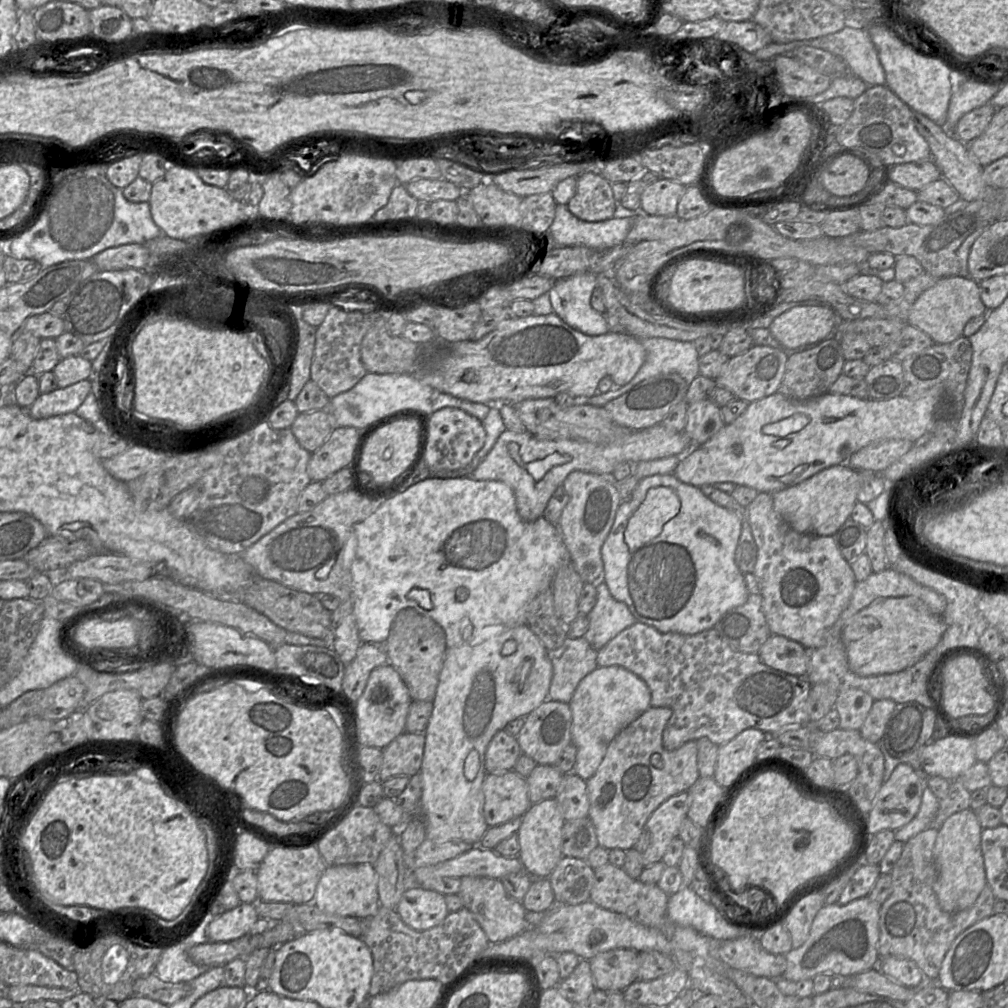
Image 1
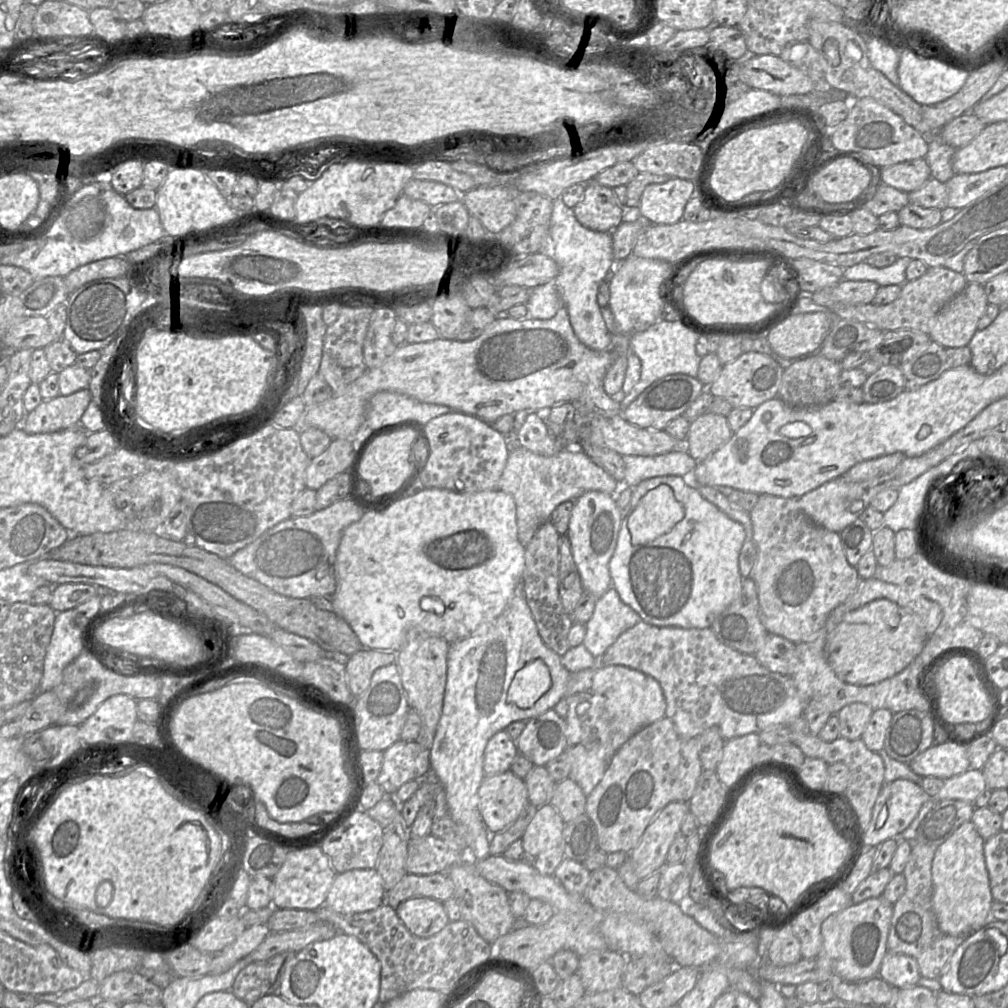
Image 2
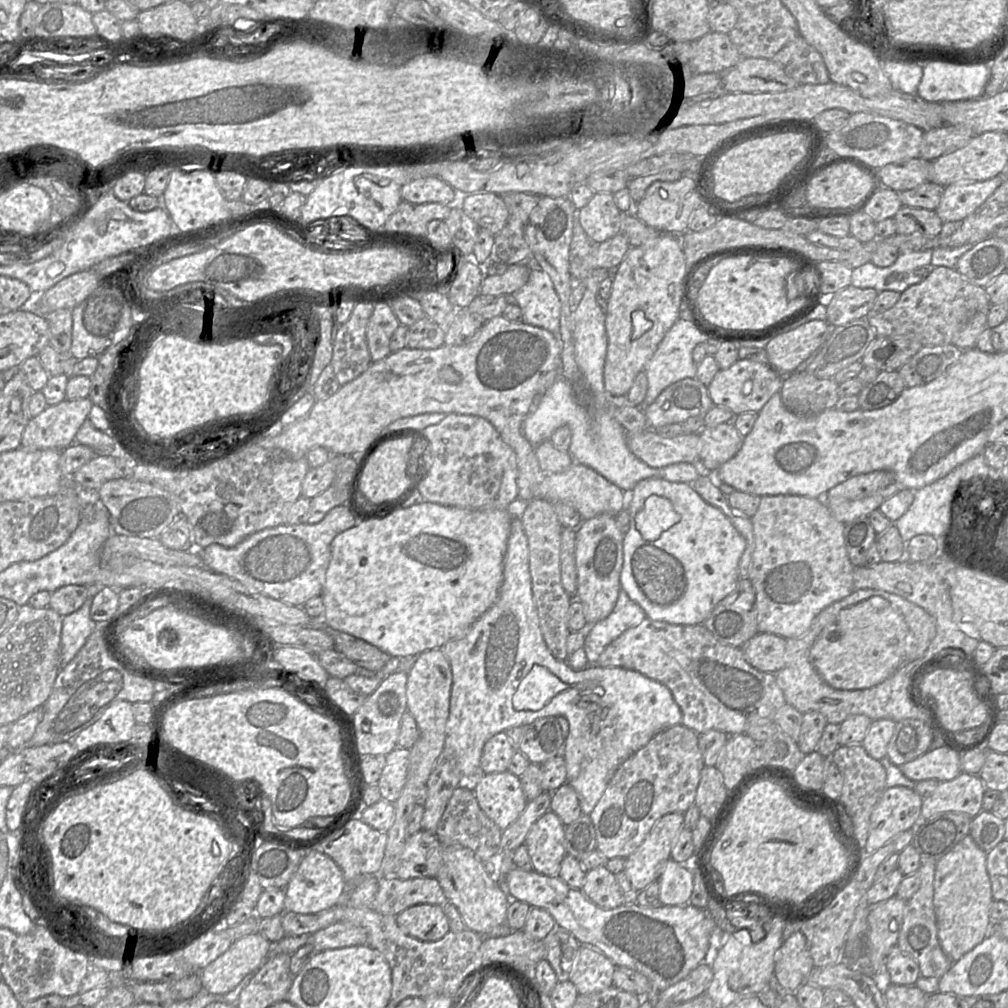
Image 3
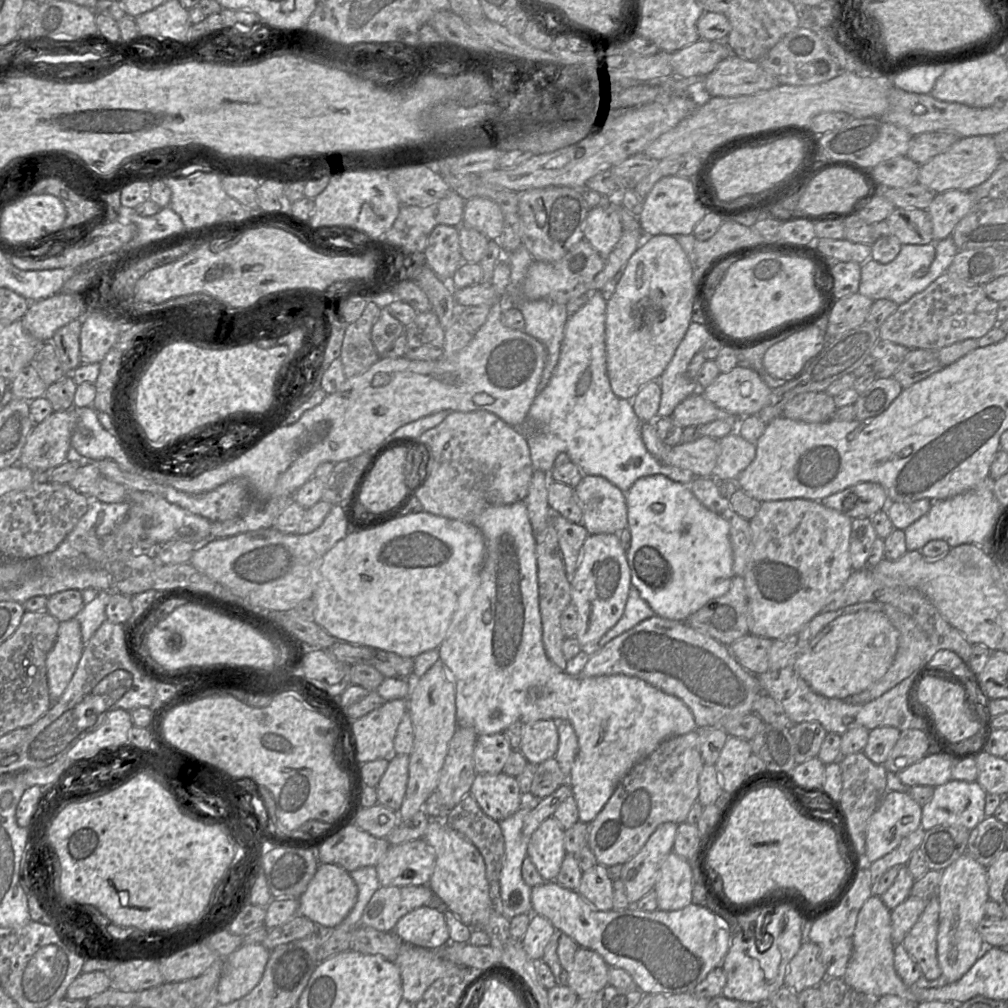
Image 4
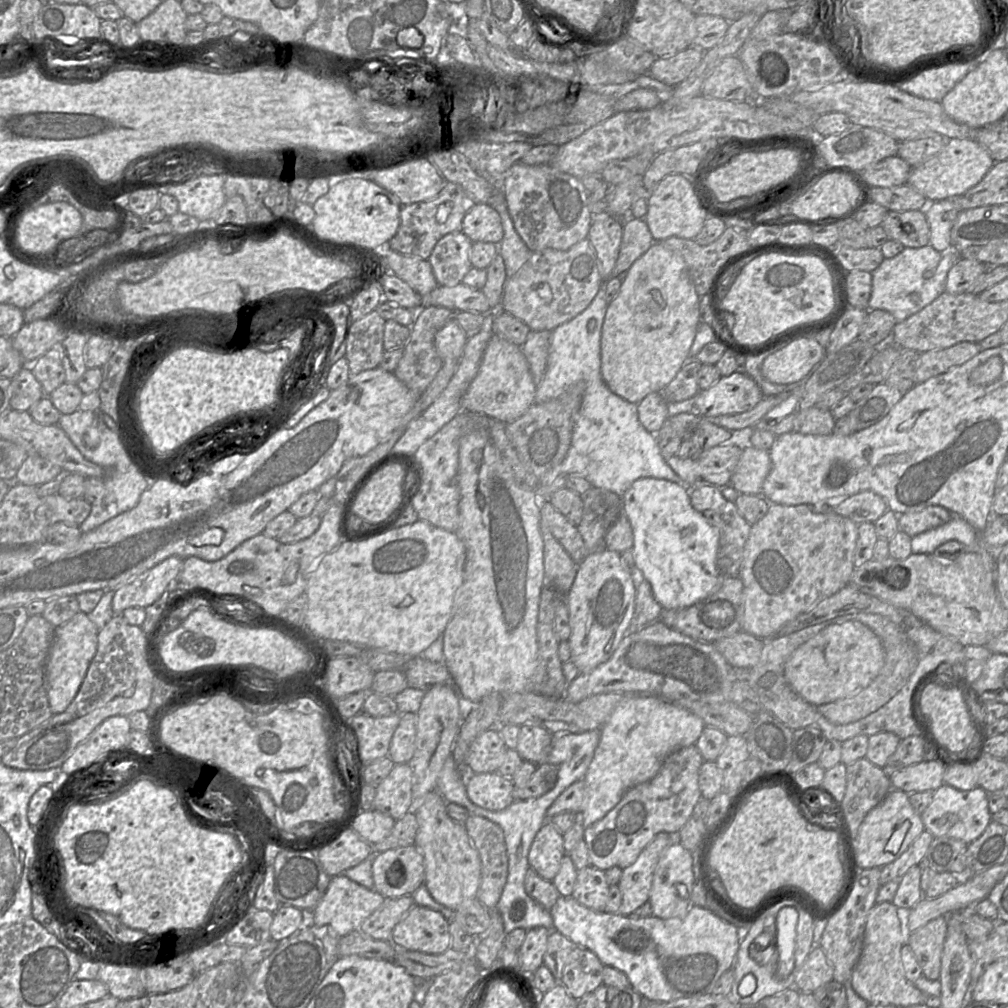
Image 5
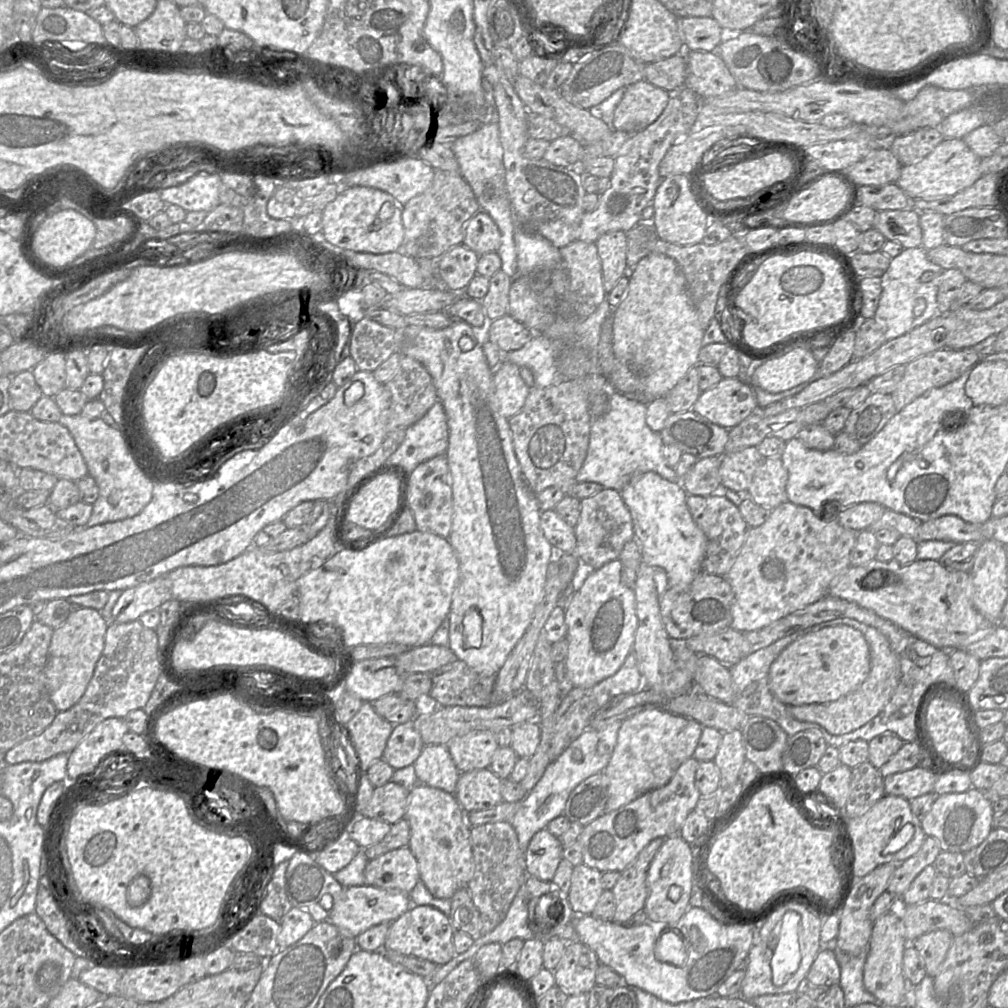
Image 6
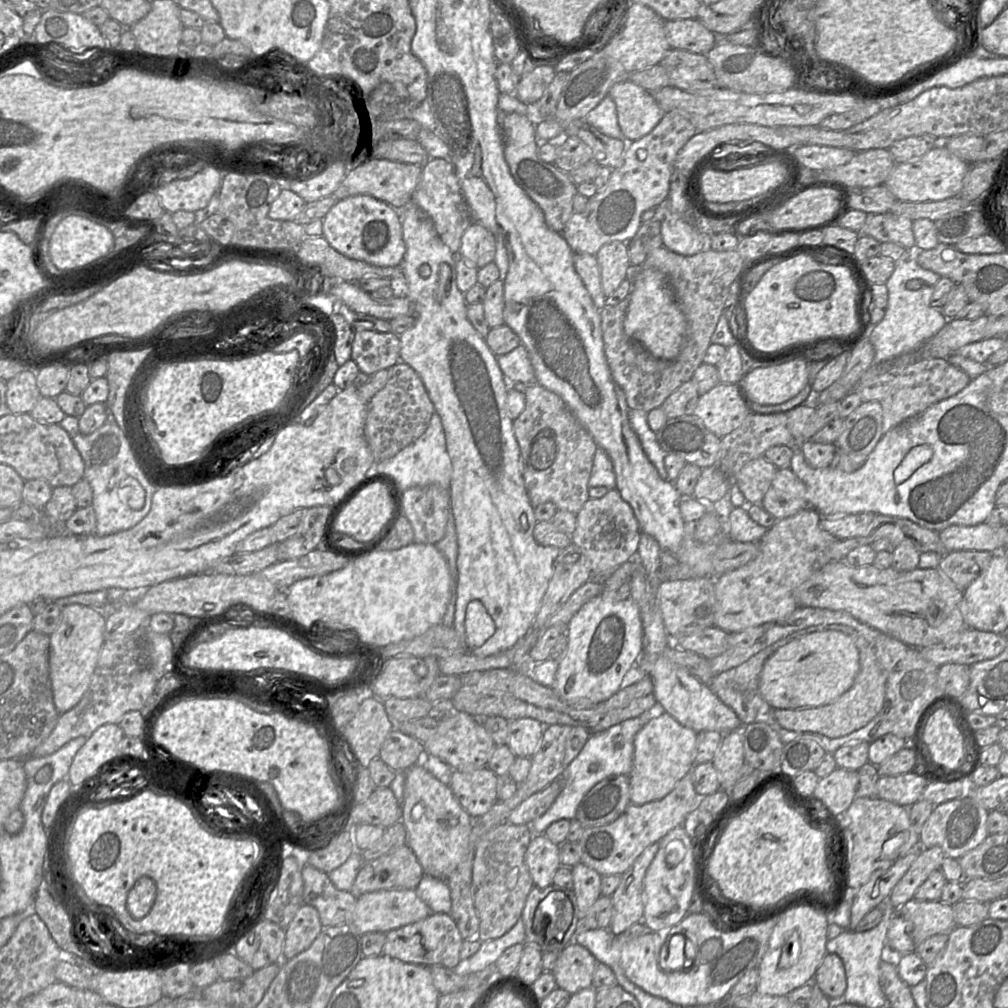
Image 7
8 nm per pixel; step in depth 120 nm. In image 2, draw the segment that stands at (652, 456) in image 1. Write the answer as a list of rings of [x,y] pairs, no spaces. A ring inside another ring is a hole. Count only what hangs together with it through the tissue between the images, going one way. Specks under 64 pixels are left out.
[[[516,444],[511,446],[497,484],[498,489],[510,494],[515,501],[518,539],[524,546],[562,502],[575,501],[588,491],[600,491],[615,496],[621,487],[621,483],[581,449],[563,448],[553,456],[542,456]]]

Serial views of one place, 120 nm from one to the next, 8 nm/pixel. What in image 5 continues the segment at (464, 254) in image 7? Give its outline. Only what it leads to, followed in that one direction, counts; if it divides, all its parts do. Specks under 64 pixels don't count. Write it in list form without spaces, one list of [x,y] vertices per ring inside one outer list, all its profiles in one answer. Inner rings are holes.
[[[475,204],[464,216],[461,231],[472,242],[499,244],[504,237],[501,217],[489,204]]]

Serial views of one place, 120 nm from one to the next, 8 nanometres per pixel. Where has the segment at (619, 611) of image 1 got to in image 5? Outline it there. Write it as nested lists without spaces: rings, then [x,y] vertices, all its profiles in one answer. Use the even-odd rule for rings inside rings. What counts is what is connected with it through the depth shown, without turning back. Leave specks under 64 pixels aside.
[[[642,578],[636,589],[634,615],[627,633],[634,633],[660,619],[663,610],[655,600],[650,584]]]

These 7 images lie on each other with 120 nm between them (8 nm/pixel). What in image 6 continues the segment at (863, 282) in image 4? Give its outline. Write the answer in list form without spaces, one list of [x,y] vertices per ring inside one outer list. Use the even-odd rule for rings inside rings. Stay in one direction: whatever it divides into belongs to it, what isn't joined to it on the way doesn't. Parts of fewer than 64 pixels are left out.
[[[923,247],[904,248],[899,255],[891,258],[888,269],[880,278],[882,292],[873,317],[880,324],[886,340],[897,338],[939,314],[937,293],[943,272],[941,266],[929,260],[927,250]]]

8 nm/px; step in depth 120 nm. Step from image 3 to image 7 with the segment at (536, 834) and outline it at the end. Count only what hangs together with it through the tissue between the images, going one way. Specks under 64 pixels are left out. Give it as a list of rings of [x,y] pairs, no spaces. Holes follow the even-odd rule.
[[[544,834],[532,838],[525,853],[525,864],[535,886],[546,888],[553,885],[554,876],[561,866],[560,846]]]

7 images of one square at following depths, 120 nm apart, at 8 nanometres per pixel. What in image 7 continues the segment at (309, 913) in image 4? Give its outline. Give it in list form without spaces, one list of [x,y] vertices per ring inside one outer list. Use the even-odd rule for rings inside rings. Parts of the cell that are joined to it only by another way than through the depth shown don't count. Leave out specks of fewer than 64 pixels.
[[[414,889],[378,890],[357,896],[356,907],[351,918],[351,926],[361,935],[373,932],[387,933],[418,922],[432,913],[432,910],[417,895]]]

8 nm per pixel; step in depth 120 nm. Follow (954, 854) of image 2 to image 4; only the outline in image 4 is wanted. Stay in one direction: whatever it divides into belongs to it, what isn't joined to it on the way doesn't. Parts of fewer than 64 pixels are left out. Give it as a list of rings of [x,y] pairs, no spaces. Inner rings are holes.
[[[964,853],[950,866],[942,871],[937,898],[939,902],[939,919],[937,934],[937,957],[942,971],[943,983],[958,981],[977,961],[986,948],[979,932],[978,926],[985,916],[985,905],[989,900],[988,871],[969,854]]]

